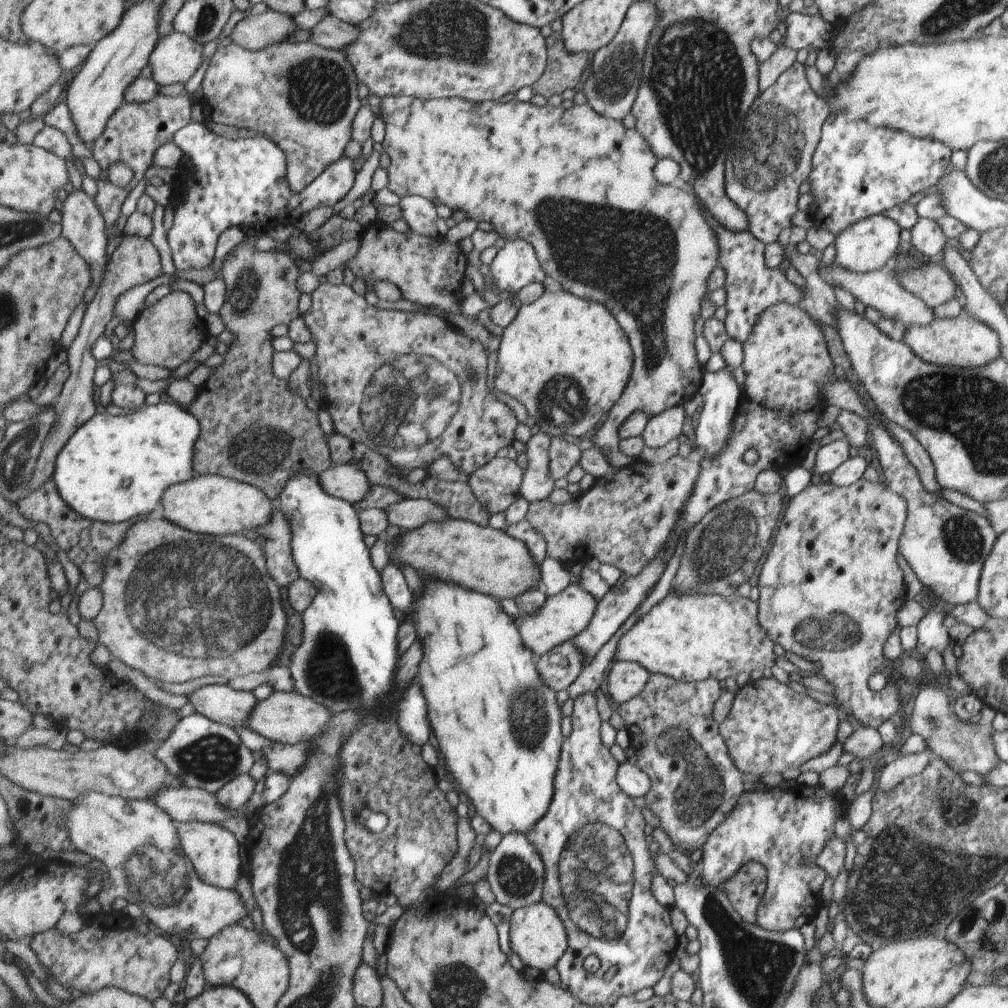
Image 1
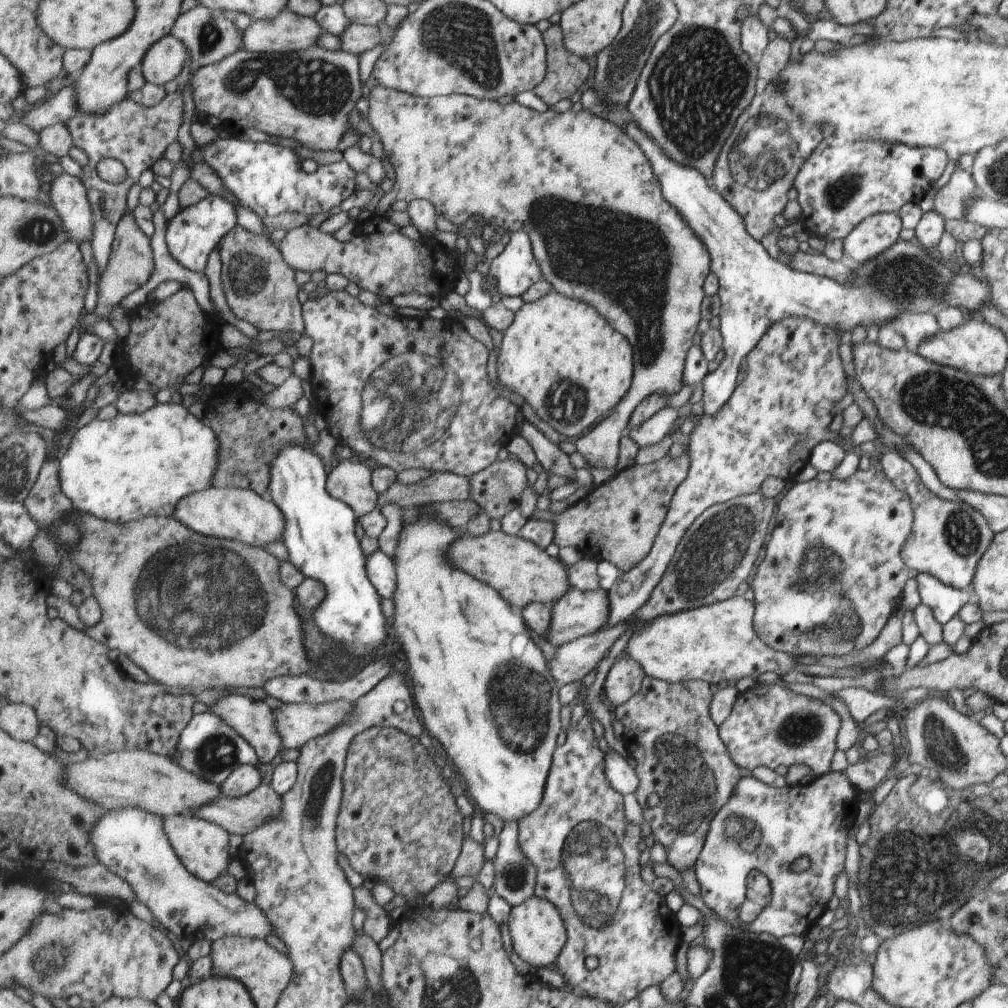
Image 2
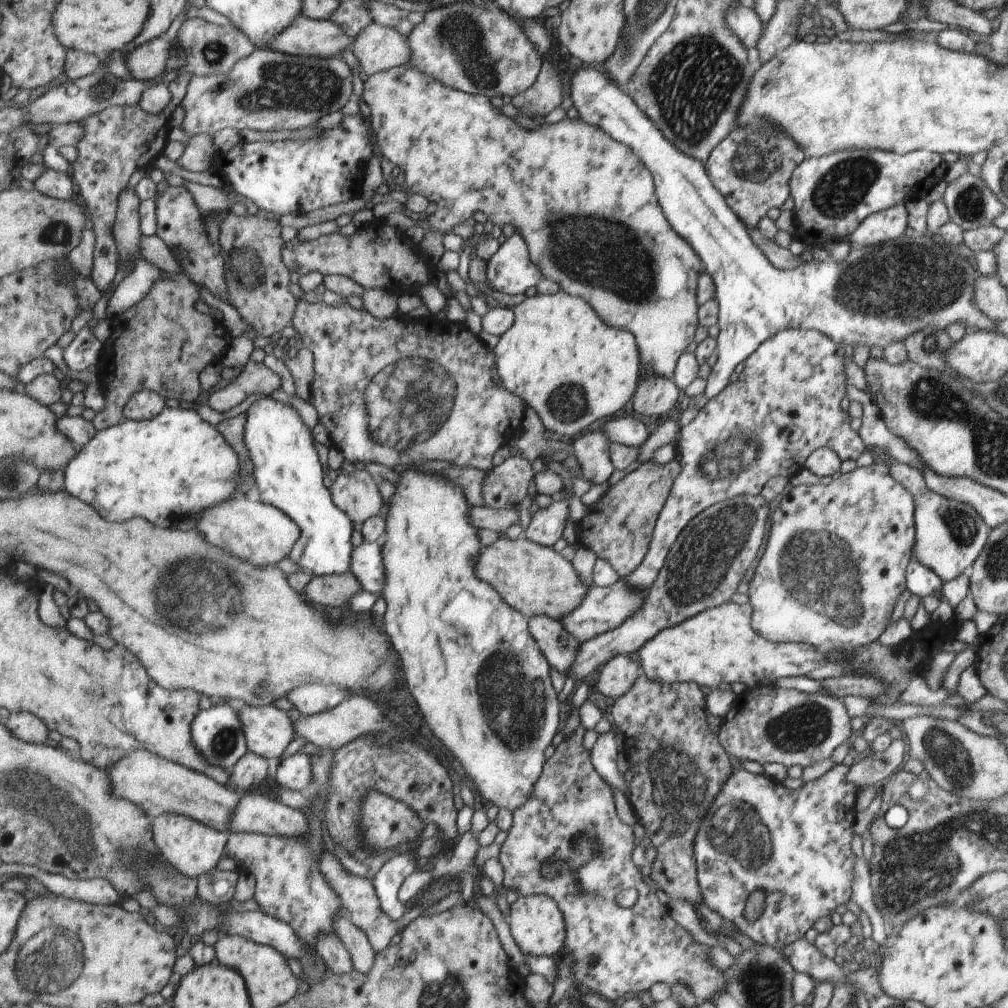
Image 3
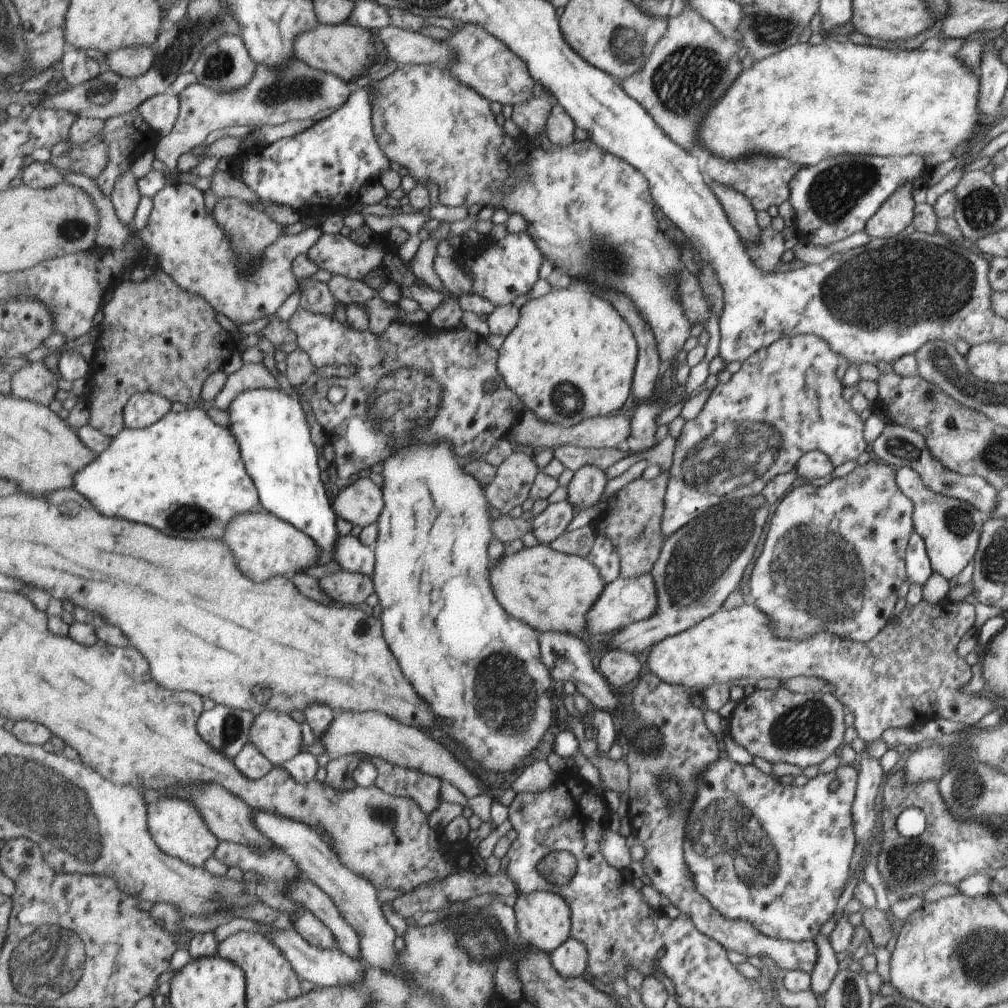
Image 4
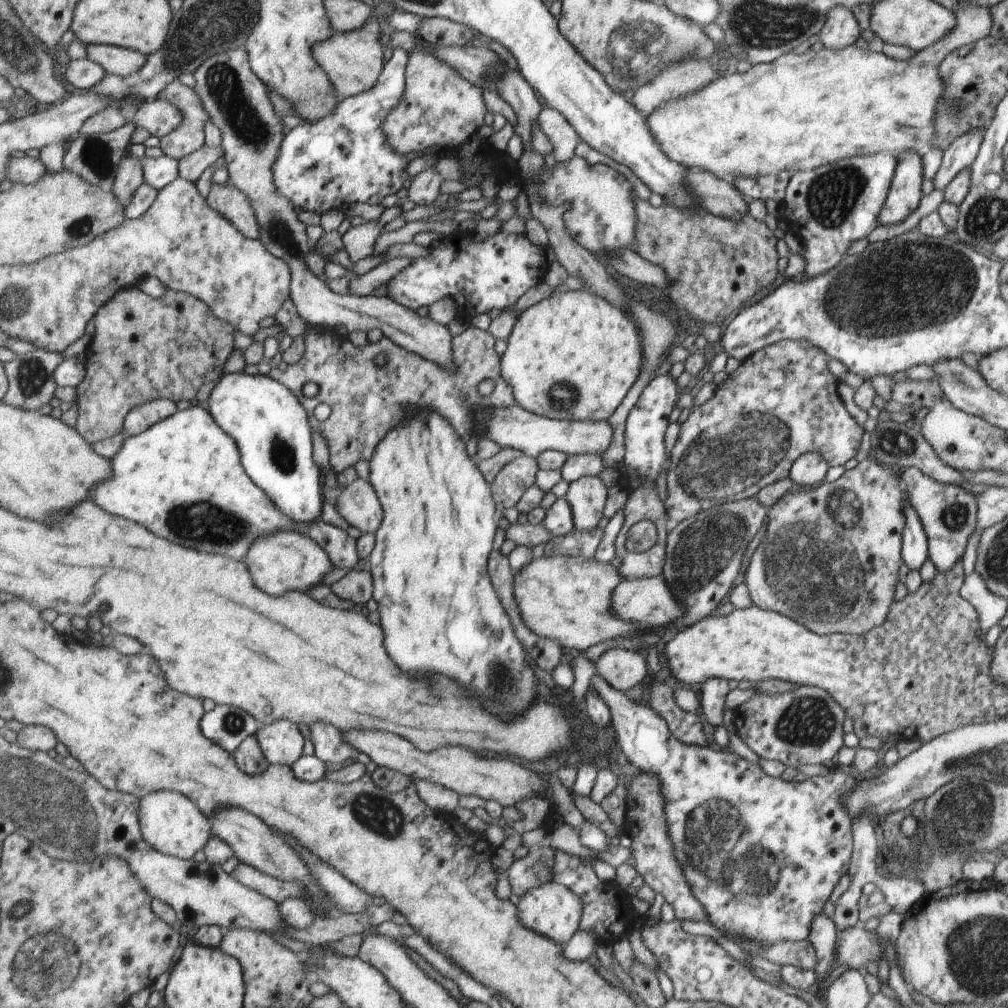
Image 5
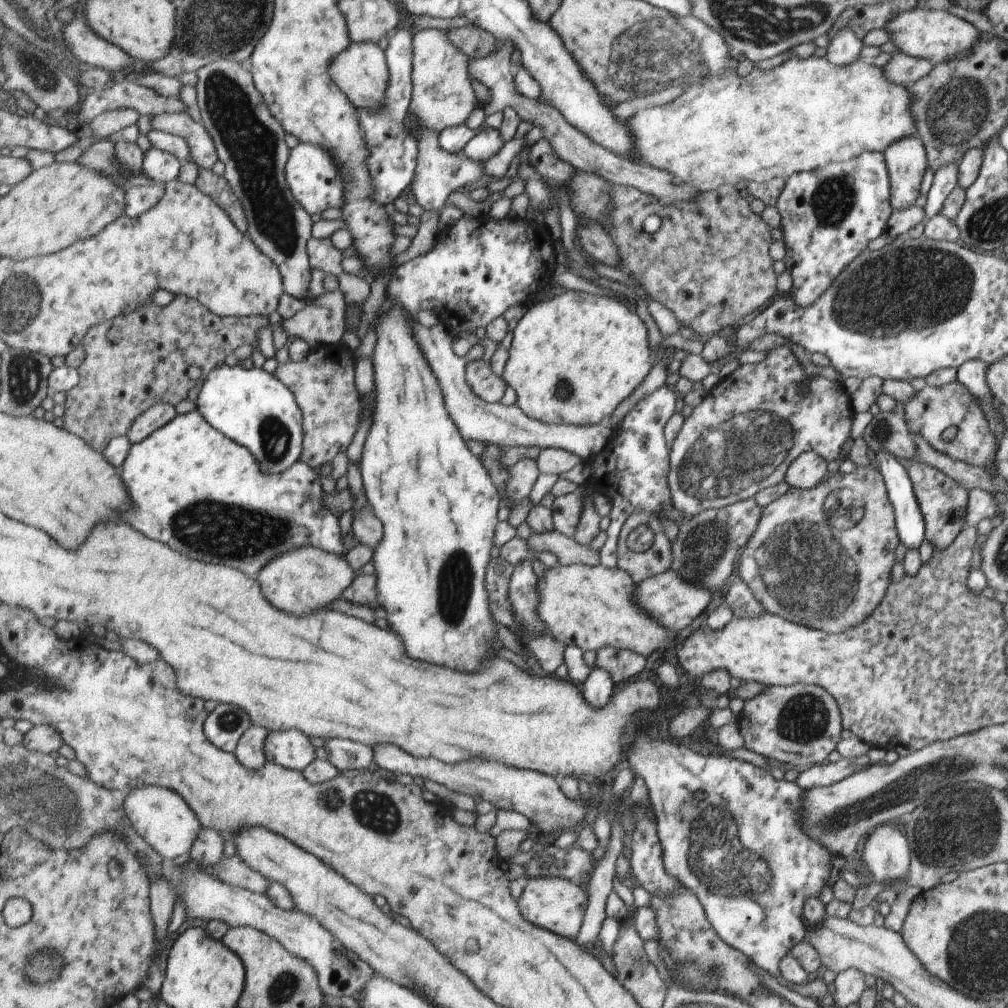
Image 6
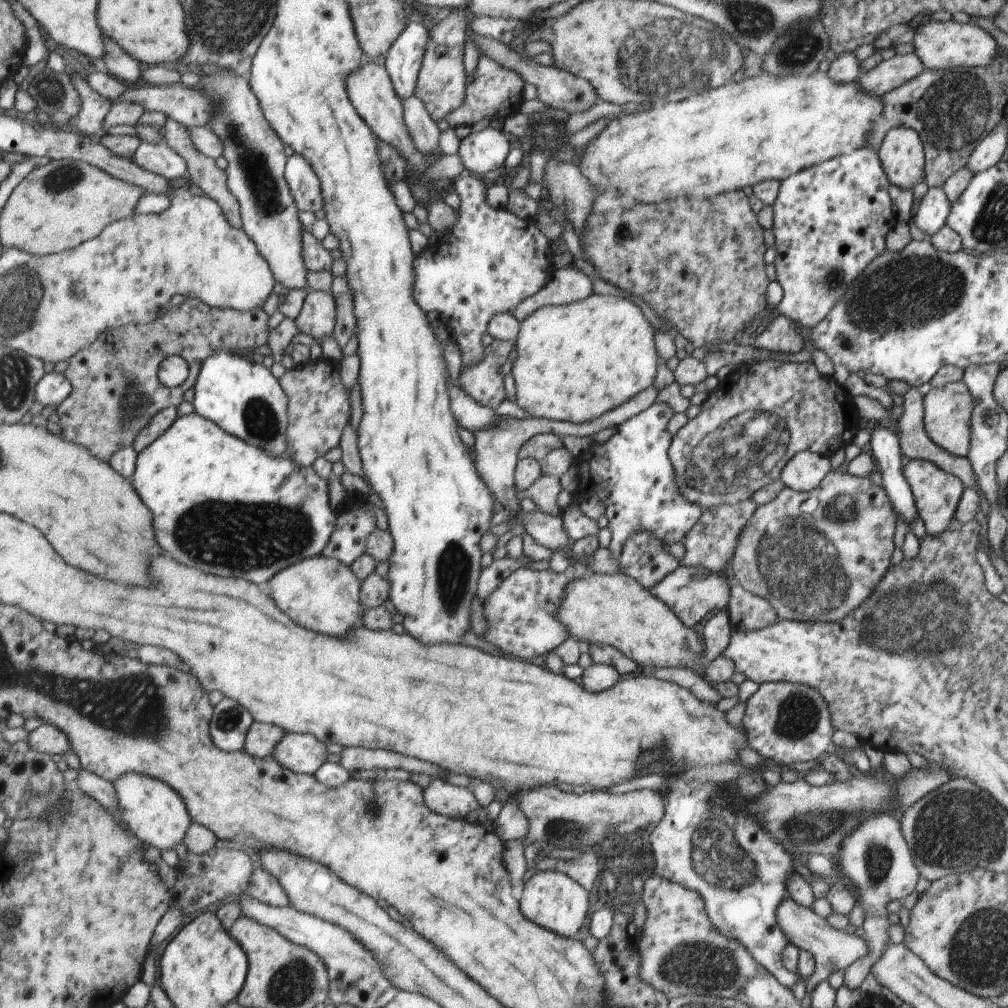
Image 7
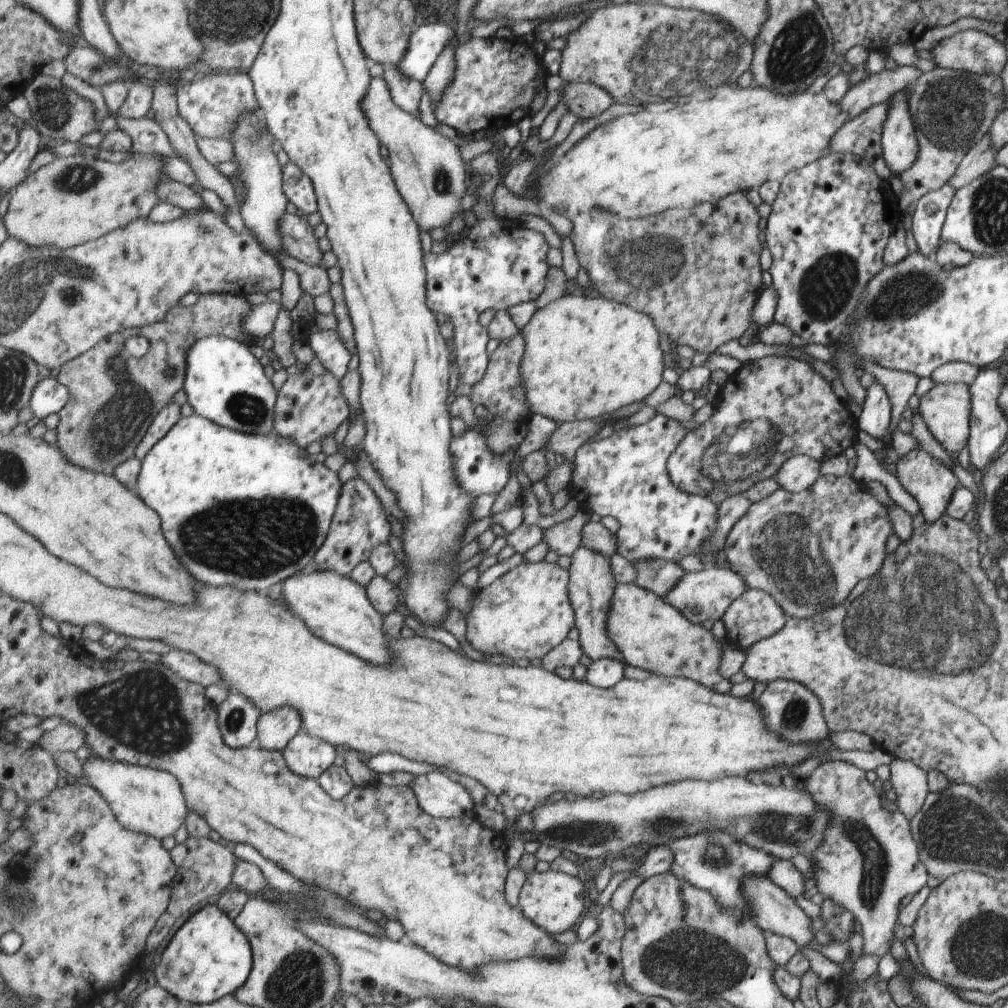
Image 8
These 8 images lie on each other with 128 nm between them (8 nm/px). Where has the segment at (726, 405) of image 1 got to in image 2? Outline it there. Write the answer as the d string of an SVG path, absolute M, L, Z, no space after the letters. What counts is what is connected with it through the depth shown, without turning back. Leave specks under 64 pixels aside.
M593 89L585 90L580 95L579 101L582 108L587 112L613 123L620 128L625 136L630 137L632 141L635 140L639 144L641 152L645 152L645 156L649 158L649 164L653 164L652 173L661 184L661 192L665 192L665 200L669 200L669 204L673 208L677 208L677 212L681 212L685 224L689 224L693 228L693 232L697 232L697 238L708 249L708 255L711 257L711 272L718 278L717 293L720 300L718 331L722 338L720 349L723 351L723 356L717 368L710 373L706 373L701 380L703 384L701 413L703 415L712 417L727 403L736 388L735 382L737 382L737 372L739 372L737 368L739 368L741 360L748 356L749 351L753 350L753 347L756 346L769 328L780 320L789 317L809 319L815 324L829 327L834 331L841 331L842 334L845 330L853 330L855 326L866 327L875 324L880 329L887 326L888 321L904 313L924 313L926 310L927 312L935 312L937 309L942 308L940 301L943 288L957 274L957 269L943 259L931 257L928 249L915 240L896 240L891 247L874 256L874 259L852 264L853 274L849 282L839 282L831 277L793 270L787 264L769 257L761 243L747 231L740 214L720 193L711 187L711 183L699 169L689 165L682 165L670 159L645 131L642 131L635 122L625 118L626 106L610 107Z

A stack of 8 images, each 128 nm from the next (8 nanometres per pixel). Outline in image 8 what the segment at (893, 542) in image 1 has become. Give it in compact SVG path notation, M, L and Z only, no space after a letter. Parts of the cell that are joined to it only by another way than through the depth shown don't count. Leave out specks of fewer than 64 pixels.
M845 474L840 477L821 476L807 490L794 493L787 492L785 489L778 488L769 496L751 503L745 514L741 516L739 522L733 526L725 537L722 554L724 561L727 560L729 568L737 571L745 580L749 589L761 589L767 591L776 600L781 607L783 614L787 617L795 617L805 620L807 617L820 615L826 608L833 608L833 605L840 605L841 602L851 594L852 588L864 578L872 577L883 566L885 556L889 556L887 549L888 536L892 535L893 525L888 519L885 504L881 504L881 500L877 500L877 496L873 496L873 492L869 492L869 484L857 482L851 476Z

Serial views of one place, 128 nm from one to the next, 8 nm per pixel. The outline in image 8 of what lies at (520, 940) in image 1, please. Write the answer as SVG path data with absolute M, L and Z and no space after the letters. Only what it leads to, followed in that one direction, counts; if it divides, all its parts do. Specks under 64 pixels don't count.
M551 869L544 872L533 870L522 882L517 908L544 933L556 935L573 929L577 924L583 910L583 886L570 874L561 874Z

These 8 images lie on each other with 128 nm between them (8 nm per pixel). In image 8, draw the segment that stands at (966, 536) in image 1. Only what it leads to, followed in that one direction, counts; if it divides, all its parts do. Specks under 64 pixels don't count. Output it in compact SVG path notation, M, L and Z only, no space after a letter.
M921 449L910 450L898 458L895 464L894 477L901 488L904 488L905 492L908 492L909 496L917 502L919 512L928 523L936 521L944 514L952 492L959 485L955 476L945 464Z

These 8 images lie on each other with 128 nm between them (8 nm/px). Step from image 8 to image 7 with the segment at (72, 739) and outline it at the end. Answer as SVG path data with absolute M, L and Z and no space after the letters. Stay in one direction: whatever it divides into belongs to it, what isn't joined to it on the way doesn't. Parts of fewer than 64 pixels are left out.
M45 722L29 734L28 740L34 749L53 756L63 756L72 748L70 738L53 723Z

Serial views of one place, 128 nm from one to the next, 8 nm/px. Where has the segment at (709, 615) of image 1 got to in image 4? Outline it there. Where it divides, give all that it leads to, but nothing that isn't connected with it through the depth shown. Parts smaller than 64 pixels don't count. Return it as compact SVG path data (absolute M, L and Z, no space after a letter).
M945 598L931 604L921 599L916 606L902 608L894 621L889 621L883 630L867 642L853 642L830 632L818 632L799 641L779 638L772 631L765 613L747 600L731 610L721 609L683 632L655 643L644 656L650 672L662 681L693 690L706 689L713 683L752 683L760 678L775 678L779 681L798 676L821 679L828 685L827 690L853 714L852 726L867 747L888 728L916 730L918 725L922 726L929 719L945 719L975 726L981 716L995 710L995 704L991 704L989 698L961 692L961 686L969 682L971 667L965 663L964 657L957 654L955 647L966 631L972 628L973 622L973 605L966 601Z

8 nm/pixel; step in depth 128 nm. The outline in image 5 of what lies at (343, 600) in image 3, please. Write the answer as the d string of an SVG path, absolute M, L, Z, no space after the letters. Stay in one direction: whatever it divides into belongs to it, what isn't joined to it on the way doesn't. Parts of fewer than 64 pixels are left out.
M366 570L348 572L331 587L341 598L356 606L372 598L372 580L370 572Z

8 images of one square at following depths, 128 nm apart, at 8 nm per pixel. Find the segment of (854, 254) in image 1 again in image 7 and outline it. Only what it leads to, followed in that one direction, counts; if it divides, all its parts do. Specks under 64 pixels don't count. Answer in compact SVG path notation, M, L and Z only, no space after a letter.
M897 125L884 134L876 152L889 182L911 189L924 175L924 149L919 134L912 128Z

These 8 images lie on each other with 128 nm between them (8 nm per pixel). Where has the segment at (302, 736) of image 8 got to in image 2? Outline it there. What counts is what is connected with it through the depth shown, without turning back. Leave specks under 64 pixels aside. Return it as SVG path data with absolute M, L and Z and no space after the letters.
M231 695L221 698L211 707L211 710L215 711L229 726L235 728L242 737L245 737L249 744L254 746L261 763L269 764L279 754L284 740L276 723L276 712L267 702L255 700L248 695Z

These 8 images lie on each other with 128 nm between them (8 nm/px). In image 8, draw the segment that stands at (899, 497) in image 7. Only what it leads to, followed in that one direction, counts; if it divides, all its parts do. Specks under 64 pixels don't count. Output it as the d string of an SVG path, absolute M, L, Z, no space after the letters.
M873 381L865 389L861 412L857 417L858 428L873 438L883 438L887 443L889 436L886 432L889 421L890 404L887 393L881 385Z

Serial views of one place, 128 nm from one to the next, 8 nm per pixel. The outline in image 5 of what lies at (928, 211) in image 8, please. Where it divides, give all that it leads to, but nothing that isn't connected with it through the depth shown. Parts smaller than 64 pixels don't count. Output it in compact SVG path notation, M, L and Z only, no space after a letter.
M983 131L965 133L944 150L941 162L932 178L933 191L941 191L951 182L951 179L963 168L969 167L976 157Z

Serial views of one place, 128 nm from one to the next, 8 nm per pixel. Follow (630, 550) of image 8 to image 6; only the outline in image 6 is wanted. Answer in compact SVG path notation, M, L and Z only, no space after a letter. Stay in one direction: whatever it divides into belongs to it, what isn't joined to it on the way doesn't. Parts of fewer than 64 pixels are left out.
M662 385L649 396L638 402L619 423L619 426L611 430L611 436L606 447L593 458L589 458L586 463L590 466L590 476L588 476L581 484L584 490L588 490L592 494L605 494L610 500L610 511L608 514L609 524L606 529L606 539L603 546L598 550L600 564L605 568L615 568L617 566L617 540L622 533L623 524L627 522L629 515L633 515L634 511L646 512L658 519L667 518L672 520L678 527L687 520L687 516L683 516L679 510L672 505L672 497L670 488L665 484L665 474L667 472L667 446L663 440L663 424L667 423L669 416L676 410L675 394L669 387Z

